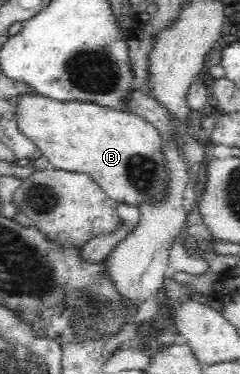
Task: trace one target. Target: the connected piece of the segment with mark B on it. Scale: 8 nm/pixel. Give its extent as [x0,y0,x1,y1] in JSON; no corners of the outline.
[16,93,170,208]

